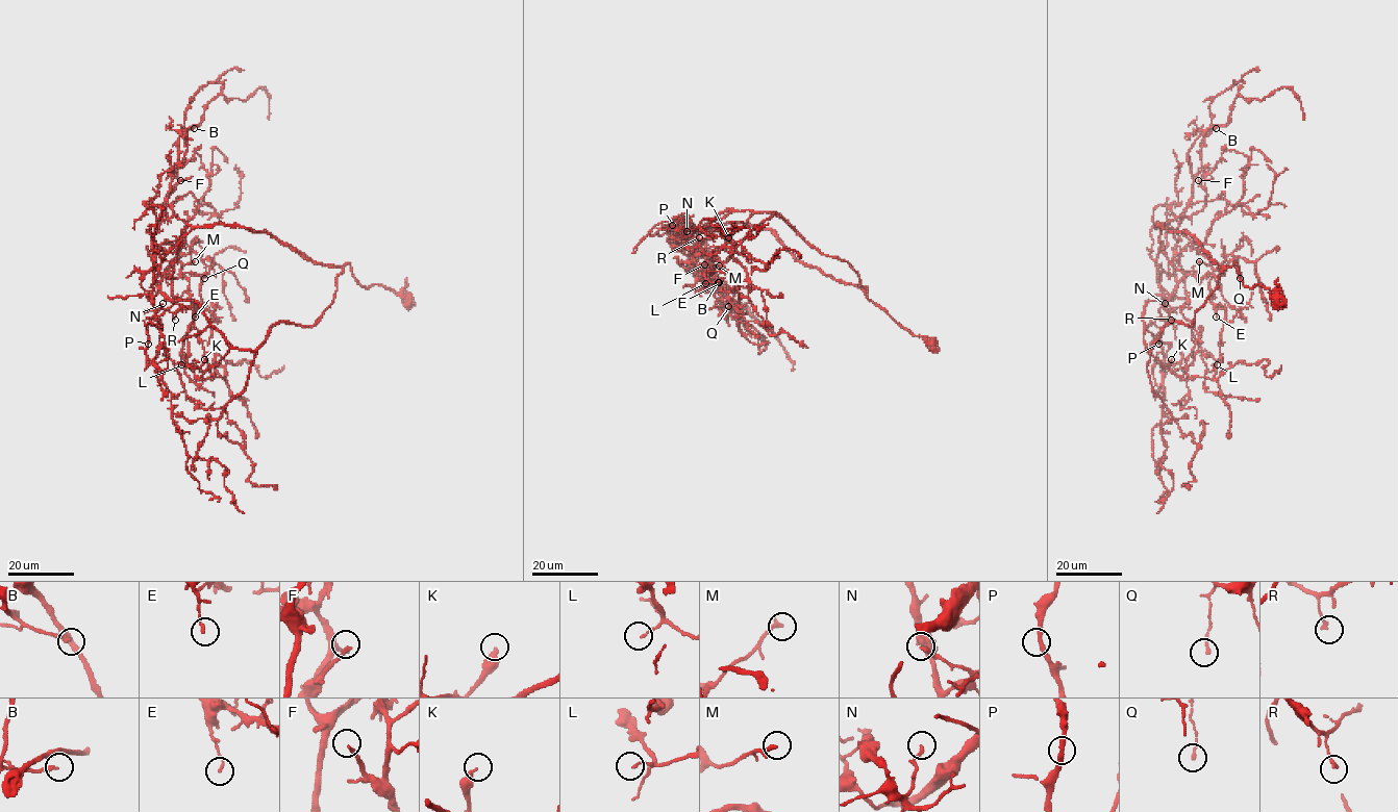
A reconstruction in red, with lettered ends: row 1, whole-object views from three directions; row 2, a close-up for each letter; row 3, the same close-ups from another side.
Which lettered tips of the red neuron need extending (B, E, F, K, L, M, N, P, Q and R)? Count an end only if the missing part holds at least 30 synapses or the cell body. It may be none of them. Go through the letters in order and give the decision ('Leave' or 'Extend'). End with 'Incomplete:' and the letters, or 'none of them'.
B: Leave
E: Leave
F: Extend
K: Leave
L: Leave
M: Leave
N: Leave
P: Leave
Q: Leave
R: Leave
Incomplete: F

